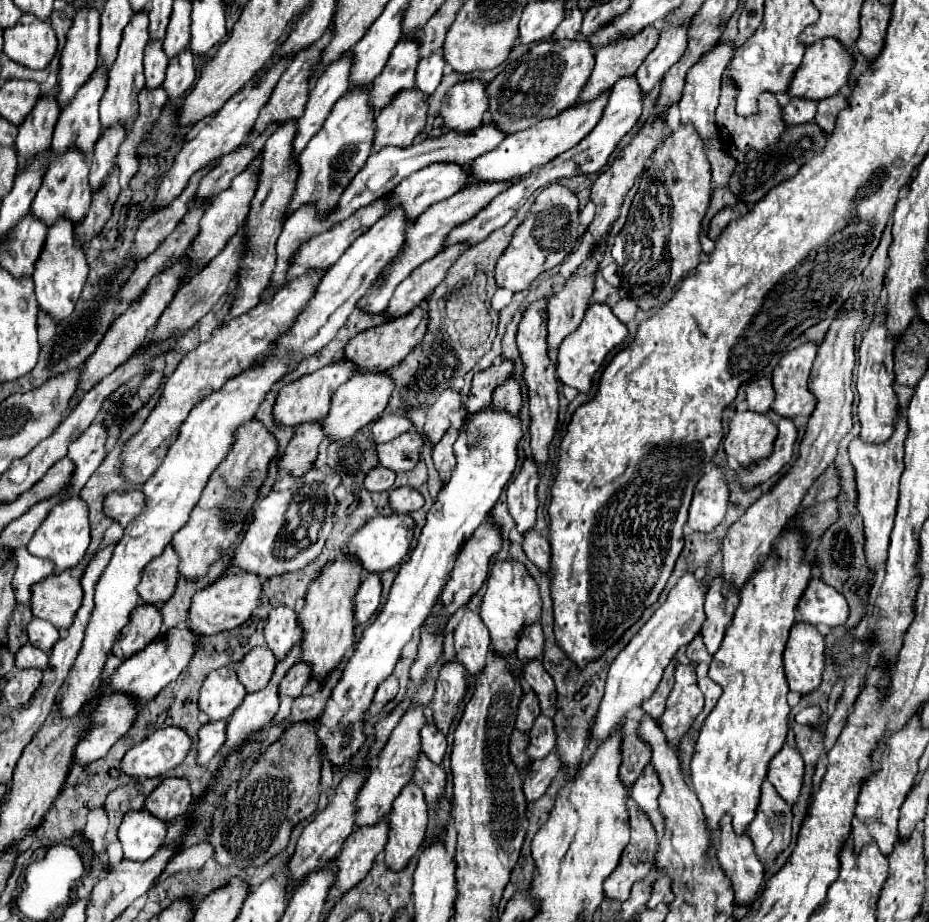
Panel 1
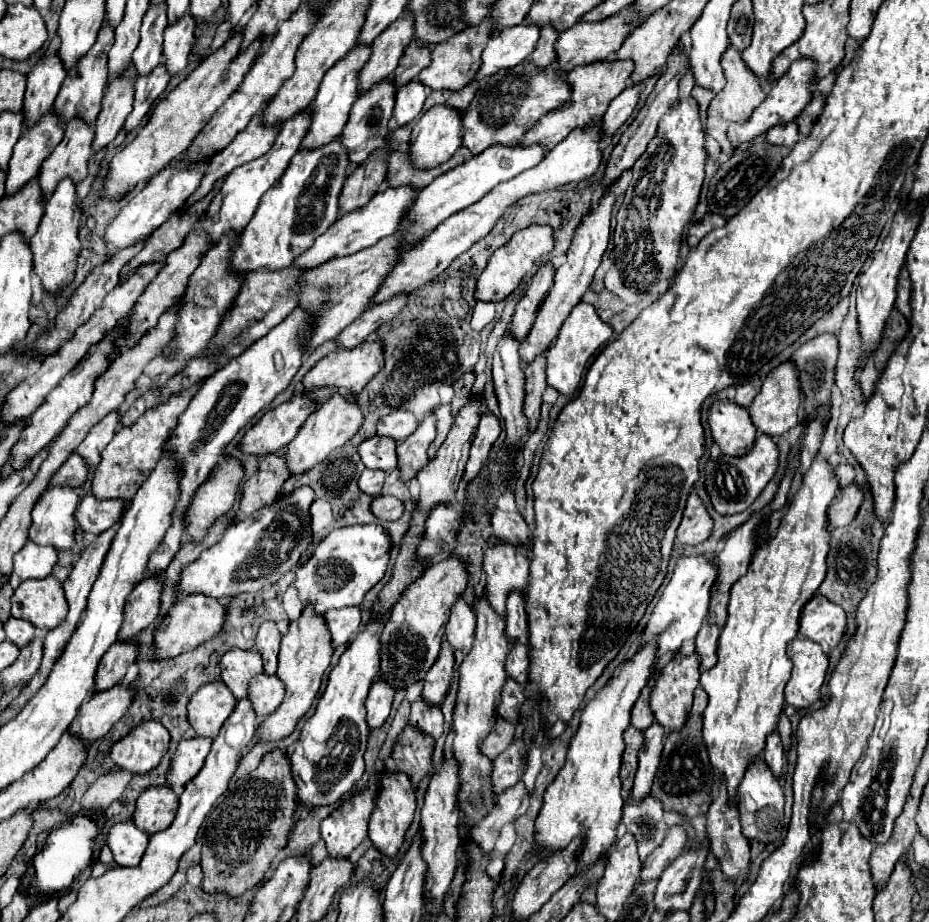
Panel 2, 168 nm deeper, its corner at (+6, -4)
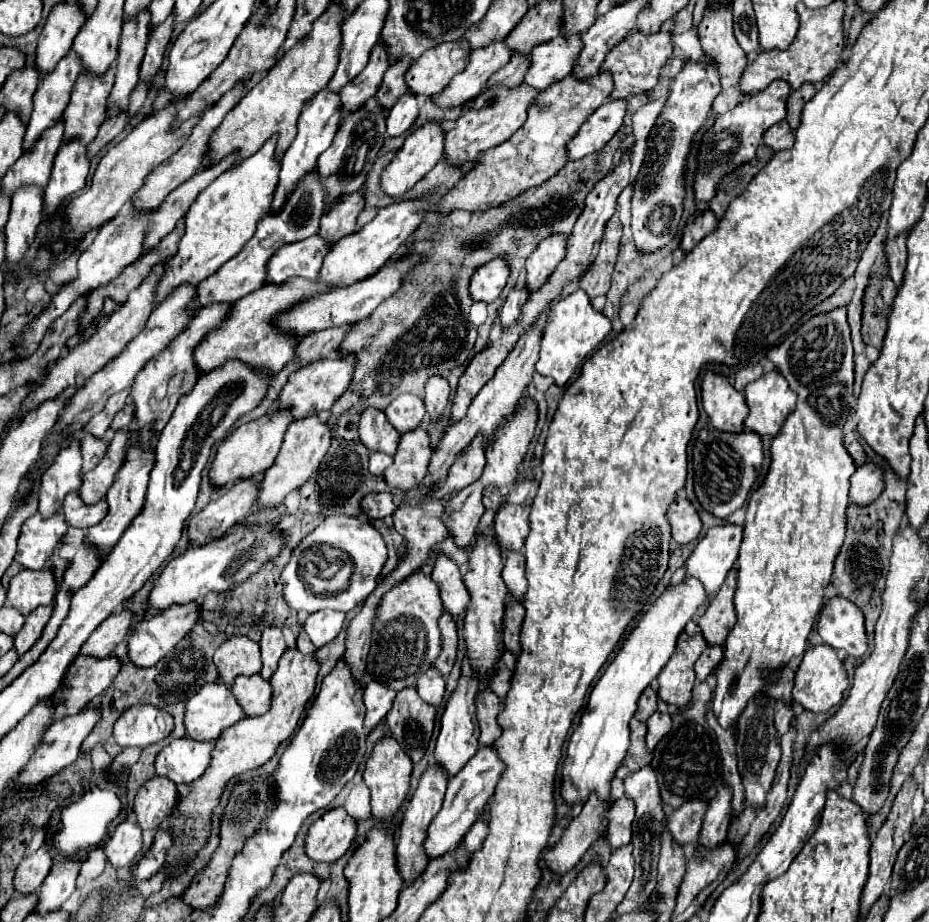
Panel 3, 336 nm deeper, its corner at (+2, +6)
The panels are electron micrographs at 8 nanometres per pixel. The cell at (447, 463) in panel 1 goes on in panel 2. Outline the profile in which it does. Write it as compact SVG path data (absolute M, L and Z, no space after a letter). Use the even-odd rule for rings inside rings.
M437 404L433 408L433 414L435 414L435 426L437 426L437 438L433 440L433 444L429 446L429 458L435 456L437 448L443 444L445 436L449 434L451 426L453 426L453 416L451 416L451 406L449 404Z

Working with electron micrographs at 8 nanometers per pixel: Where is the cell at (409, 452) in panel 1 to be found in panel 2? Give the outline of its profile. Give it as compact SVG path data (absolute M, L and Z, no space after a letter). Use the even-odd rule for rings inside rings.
M371 436L369 440L363 440L357 448L363 464L367 468L377 468L383 472L395 470L397 468L397 452L395 452L397 442L389 440L385 436Z

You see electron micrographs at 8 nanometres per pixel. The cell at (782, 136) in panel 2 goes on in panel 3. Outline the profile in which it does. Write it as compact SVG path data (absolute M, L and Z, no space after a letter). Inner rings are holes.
M777 122L777 126L771 126L767 132L765 132L765 138L763 142L767 146L771 146L773 150L785 150L785 148L793 148L793 142L795 142L795 134L789 126L789 122Z

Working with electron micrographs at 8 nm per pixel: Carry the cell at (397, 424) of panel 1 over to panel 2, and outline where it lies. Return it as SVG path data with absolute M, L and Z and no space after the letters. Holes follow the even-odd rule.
M395 410L387 416L383 416L377 424L377 434L379 436L389 436L397 442L405 440L415 428L419 426L417 418L411 412L403 412L403 410Z

